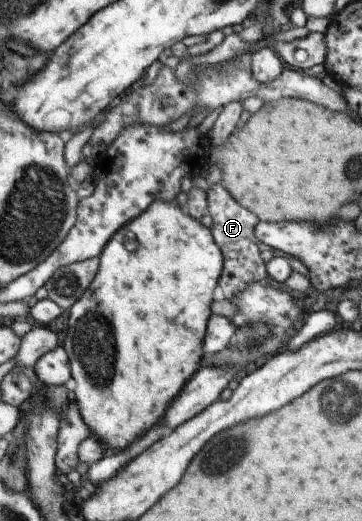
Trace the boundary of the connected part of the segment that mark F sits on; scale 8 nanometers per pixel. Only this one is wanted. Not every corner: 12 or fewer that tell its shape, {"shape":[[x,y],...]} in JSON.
{"shape":[[221,182],[208,188],[208,231],[223,259],[225,300],[268,276],[259,220]]}

